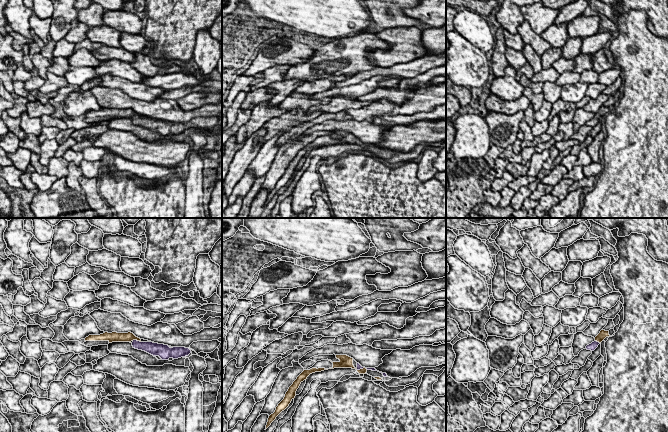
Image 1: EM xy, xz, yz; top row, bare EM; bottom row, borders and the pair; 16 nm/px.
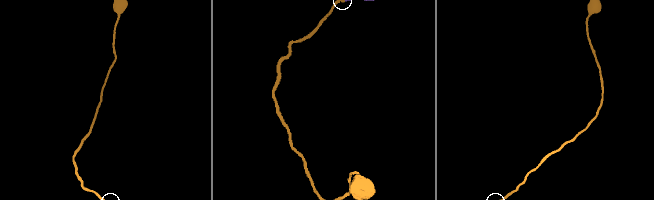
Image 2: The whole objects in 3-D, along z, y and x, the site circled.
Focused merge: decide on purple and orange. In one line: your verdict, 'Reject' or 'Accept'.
Accept

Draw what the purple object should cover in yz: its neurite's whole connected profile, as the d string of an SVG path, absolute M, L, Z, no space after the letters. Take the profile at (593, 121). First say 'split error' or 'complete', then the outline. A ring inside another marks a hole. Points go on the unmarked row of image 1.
split error; M601 106L600 109L595 113L595 117L586 122L587 126L594 127L598 121L606 114L609 113L609 107Z

